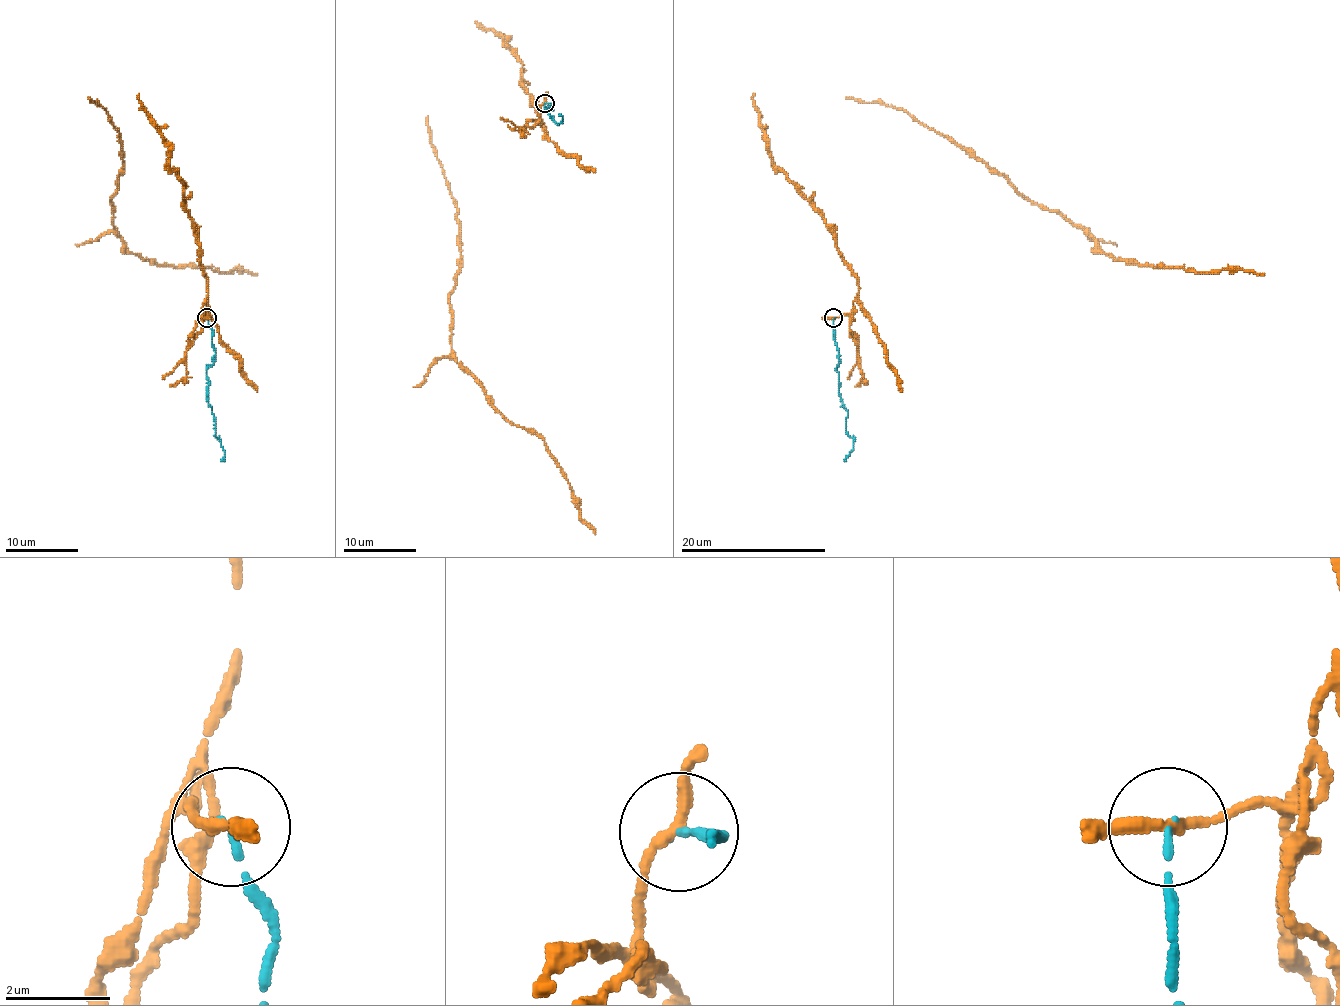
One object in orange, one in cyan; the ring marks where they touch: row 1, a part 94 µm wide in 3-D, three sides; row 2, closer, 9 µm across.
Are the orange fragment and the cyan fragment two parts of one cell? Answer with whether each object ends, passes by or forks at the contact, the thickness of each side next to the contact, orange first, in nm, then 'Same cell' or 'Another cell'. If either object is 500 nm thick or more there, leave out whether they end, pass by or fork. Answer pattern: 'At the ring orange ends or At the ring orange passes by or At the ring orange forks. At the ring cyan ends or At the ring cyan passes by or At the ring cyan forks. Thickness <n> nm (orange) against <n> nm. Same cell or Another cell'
At the ring orange passes by. At the ring cyan ends. Thickness 240 nm (orange) against 110 nm. Another cell

